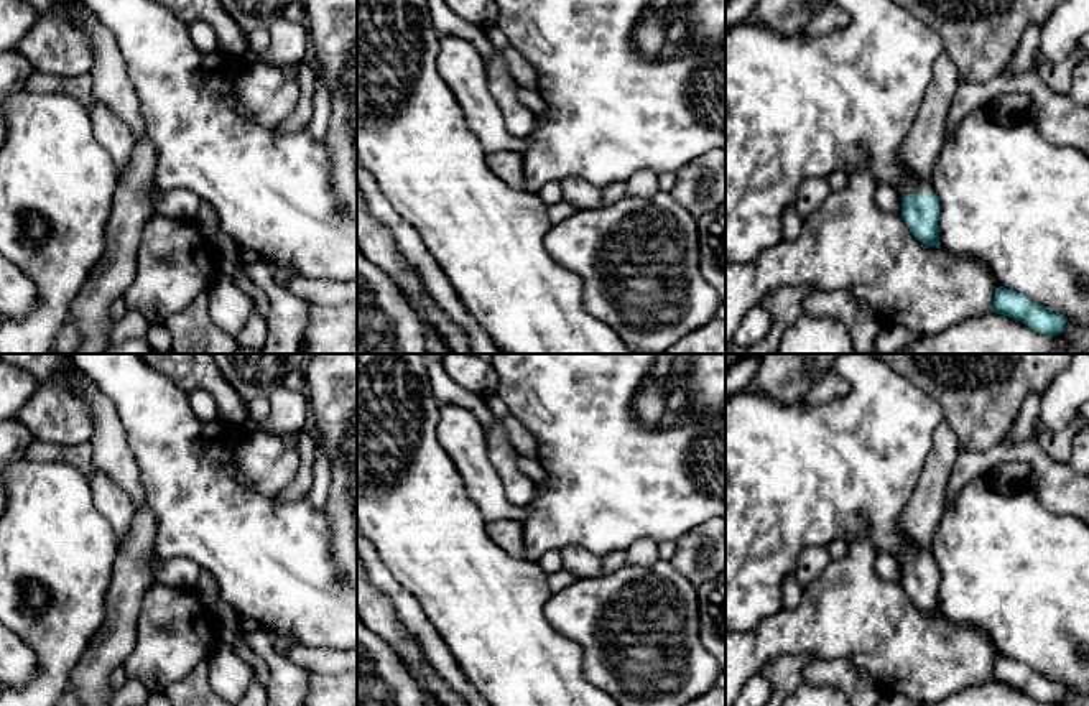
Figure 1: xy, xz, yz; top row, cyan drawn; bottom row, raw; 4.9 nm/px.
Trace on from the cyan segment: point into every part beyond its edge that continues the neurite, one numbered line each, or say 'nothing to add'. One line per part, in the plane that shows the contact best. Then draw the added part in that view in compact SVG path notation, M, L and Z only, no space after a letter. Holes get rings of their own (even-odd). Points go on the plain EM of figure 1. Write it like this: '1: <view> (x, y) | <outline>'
1: yz (797, 476) | M841 354L836 359L834 370L852 385L850 395L834 403L804 406L795 402L785 405L765 393L745 390L725 397L725 558L735 563L735 568L725 576L725 634L748 632L762 619L776 614L783 607L783 581L788 574L796 573L799 553L808 546L827 546L837 538L865 536L877 553L888 551L900 563L934 563L931 548L916 546L900 532L898 518L933 449L934 431L944 420L941 406L874 354Z

